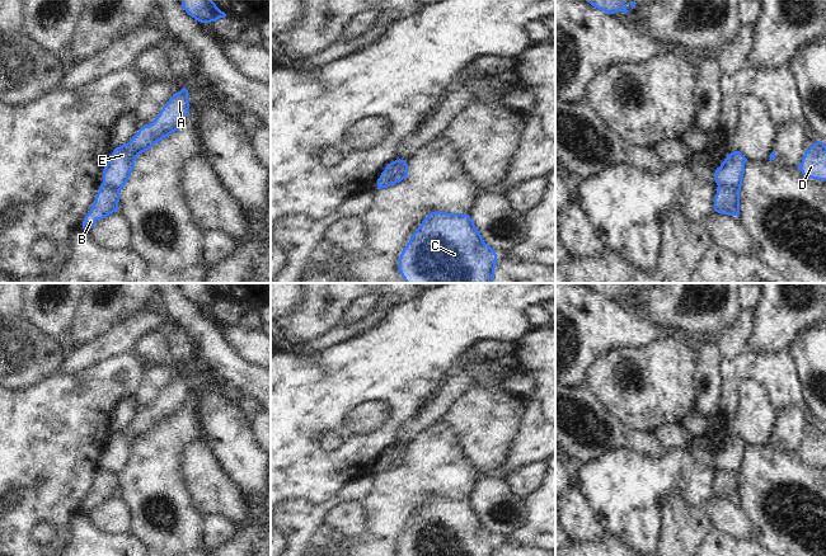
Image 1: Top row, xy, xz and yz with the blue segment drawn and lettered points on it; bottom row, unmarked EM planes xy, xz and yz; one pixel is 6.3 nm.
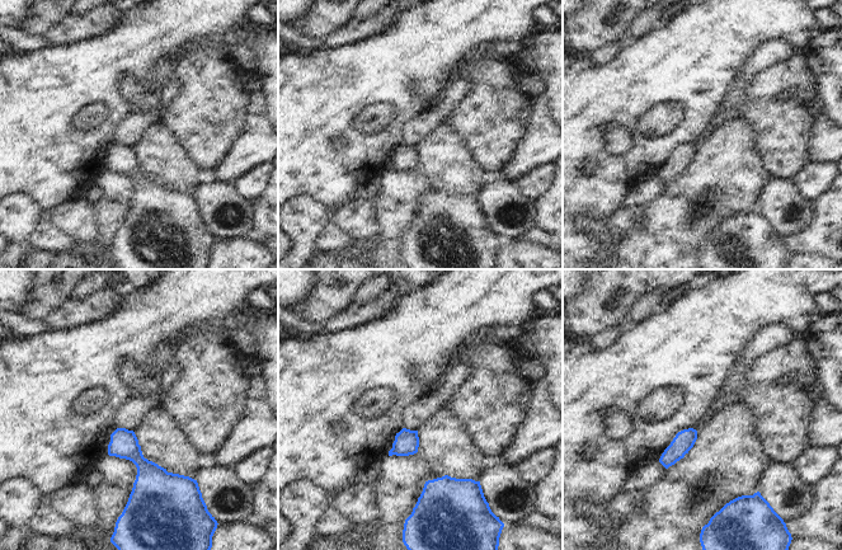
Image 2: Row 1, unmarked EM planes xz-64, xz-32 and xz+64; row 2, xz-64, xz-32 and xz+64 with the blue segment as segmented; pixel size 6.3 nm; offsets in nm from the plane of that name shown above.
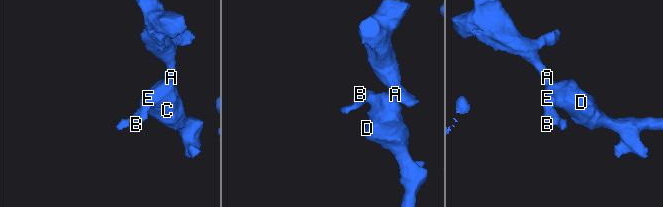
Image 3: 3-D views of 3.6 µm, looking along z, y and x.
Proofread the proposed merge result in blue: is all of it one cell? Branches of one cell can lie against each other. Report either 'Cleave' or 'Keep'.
Cleave.

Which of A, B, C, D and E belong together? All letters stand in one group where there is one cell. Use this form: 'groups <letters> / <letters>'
groups A C D E / B

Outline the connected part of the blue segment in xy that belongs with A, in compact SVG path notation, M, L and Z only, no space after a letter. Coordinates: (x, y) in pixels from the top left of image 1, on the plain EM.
M183 372L169 383L151 407L141 411L130 427L113 434L103 453L103 467L121 475L131 461L137 440L178 415L188 394L188 374Z

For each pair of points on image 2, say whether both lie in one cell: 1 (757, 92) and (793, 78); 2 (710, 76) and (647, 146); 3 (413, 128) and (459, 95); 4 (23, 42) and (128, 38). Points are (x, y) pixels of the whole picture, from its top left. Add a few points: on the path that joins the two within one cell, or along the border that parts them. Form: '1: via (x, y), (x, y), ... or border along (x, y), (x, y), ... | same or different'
1: via (766, 85), (784, 79) | same
2: via (702, 99), (700, 114), (669, 144) | same
3: via (424, 125), (447, 107) | same
4: border along (51, 43), (34, 51), (22, 51) | different

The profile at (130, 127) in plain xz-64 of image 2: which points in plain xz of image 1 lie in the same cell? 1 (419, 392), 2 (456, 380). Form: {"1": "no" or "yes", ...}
{"1": "no", "2": "yes"}

